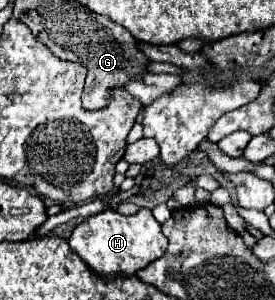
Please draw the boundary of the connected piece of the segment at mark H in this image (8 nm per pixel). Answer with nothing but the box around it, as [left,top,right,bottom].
[69,207,167,275]

